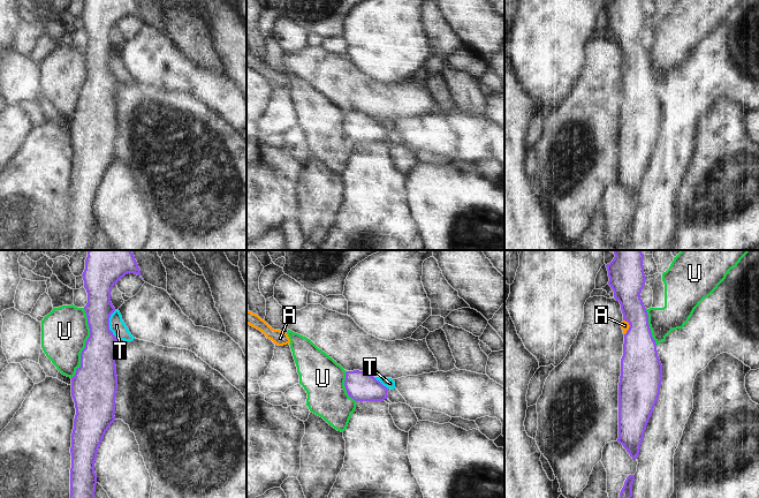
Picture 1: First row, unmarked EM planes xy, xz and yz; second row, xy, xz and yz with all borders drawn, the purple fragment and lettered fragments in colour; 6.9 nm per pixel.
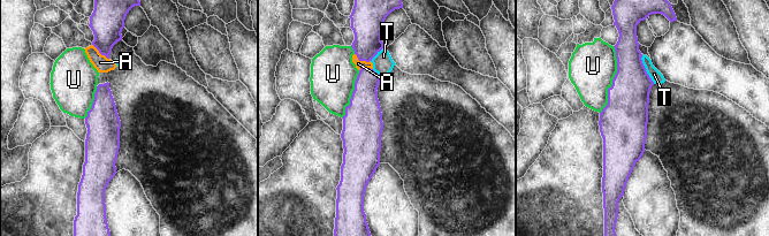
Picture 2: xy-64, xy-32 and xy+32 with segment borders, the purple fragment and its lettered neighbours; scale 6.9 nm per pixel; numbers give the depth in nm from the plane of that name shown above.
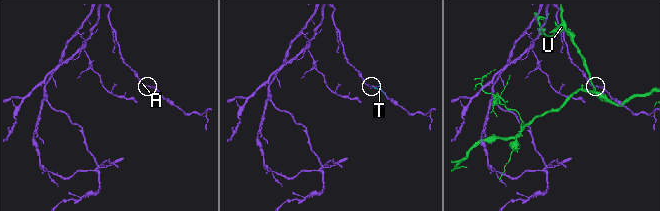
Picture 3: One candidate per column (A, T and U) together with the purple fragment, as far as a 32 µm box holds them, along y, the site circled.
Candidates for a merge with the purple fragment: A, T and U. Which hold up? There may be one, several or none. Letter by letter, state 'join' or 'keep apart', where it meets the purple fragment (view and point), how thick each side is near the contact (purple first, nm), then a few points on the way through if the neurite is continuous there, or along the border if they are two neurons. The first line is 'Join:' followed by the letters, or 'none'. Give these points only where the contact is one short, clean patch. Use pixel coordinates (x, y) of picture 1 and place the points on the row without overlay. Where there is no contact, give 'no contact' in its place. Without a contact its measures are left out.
Join: none
A: keep apart | yz (630, 68) | 260/60 nm | along yz (623, 61), (629, 67), (624, 76)
T: keep apart | xy (108, 67) | 240/110 nm | along xy (114, 52), (109, 59), (109, 72), (118, 82)
U: keep apart | xy (85, 85) | 280/320 nm

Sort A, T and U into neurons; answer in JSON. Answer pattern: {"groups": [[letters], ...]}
{"groups": [["A", "T"], ["U"]]}

